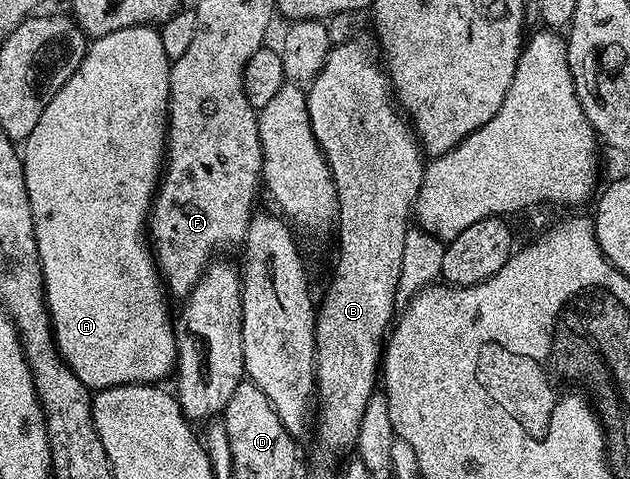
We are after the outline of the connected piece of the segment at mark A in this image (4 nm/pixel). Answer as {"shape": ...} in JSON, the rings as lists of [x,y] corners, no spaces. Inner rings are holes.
{"shape":[[[151,24],[121,28],[117,32],[109,32],[105,36],[94,39],[94,41],[88,45],[87,55],[81,60],[77,72],[73,72],[73,76],[69,76],[69,80],[65,80],[61,92],[57,92],[57,96],[53,96],[53,100],[49,100],[45,112],[41,112],[41,120],[37,120],[37,128],[33,128],[33,132],[29,132],[29,136],[21,146],[25,188],[29,192],[29,204],[33,212],[33,228],[35,229],[37,250],[39,252],[39,259],[41,260],[41,268],[43,269],[43,295],[47,298],[47,310],[51,314],[51,326],[55,329],[55,345],[59,347],[59,355],[67,362],[67,366],[70,367],[73,373],[75,373],[88,388],[95,392],[108,390],[117,384],[134,384],[137,382],[145,382],[148,384],[162,383],[164,381],[162,378],[165,377],[170,370],[172,373],[172,371],[176,369],[179,360],[177,326],[176,323],[175,326],[171,323],[171,314],[167,311],[166,304],[163,303],[166,298],[169,298],[169,294],[165,289],[165,283],[160,275],[157,259],[153,253],[153,246],[147,243],[147,217],[151,214],[151,201],[155,198],[155,189],[158,191],[161,186],[161,171],[165,166],[165,155],[167,152],[167,115],[171,101],[171,63],[172,59],[165,56],[165,47],[161,44],[161,36],[159,35],[158,29]]]}

